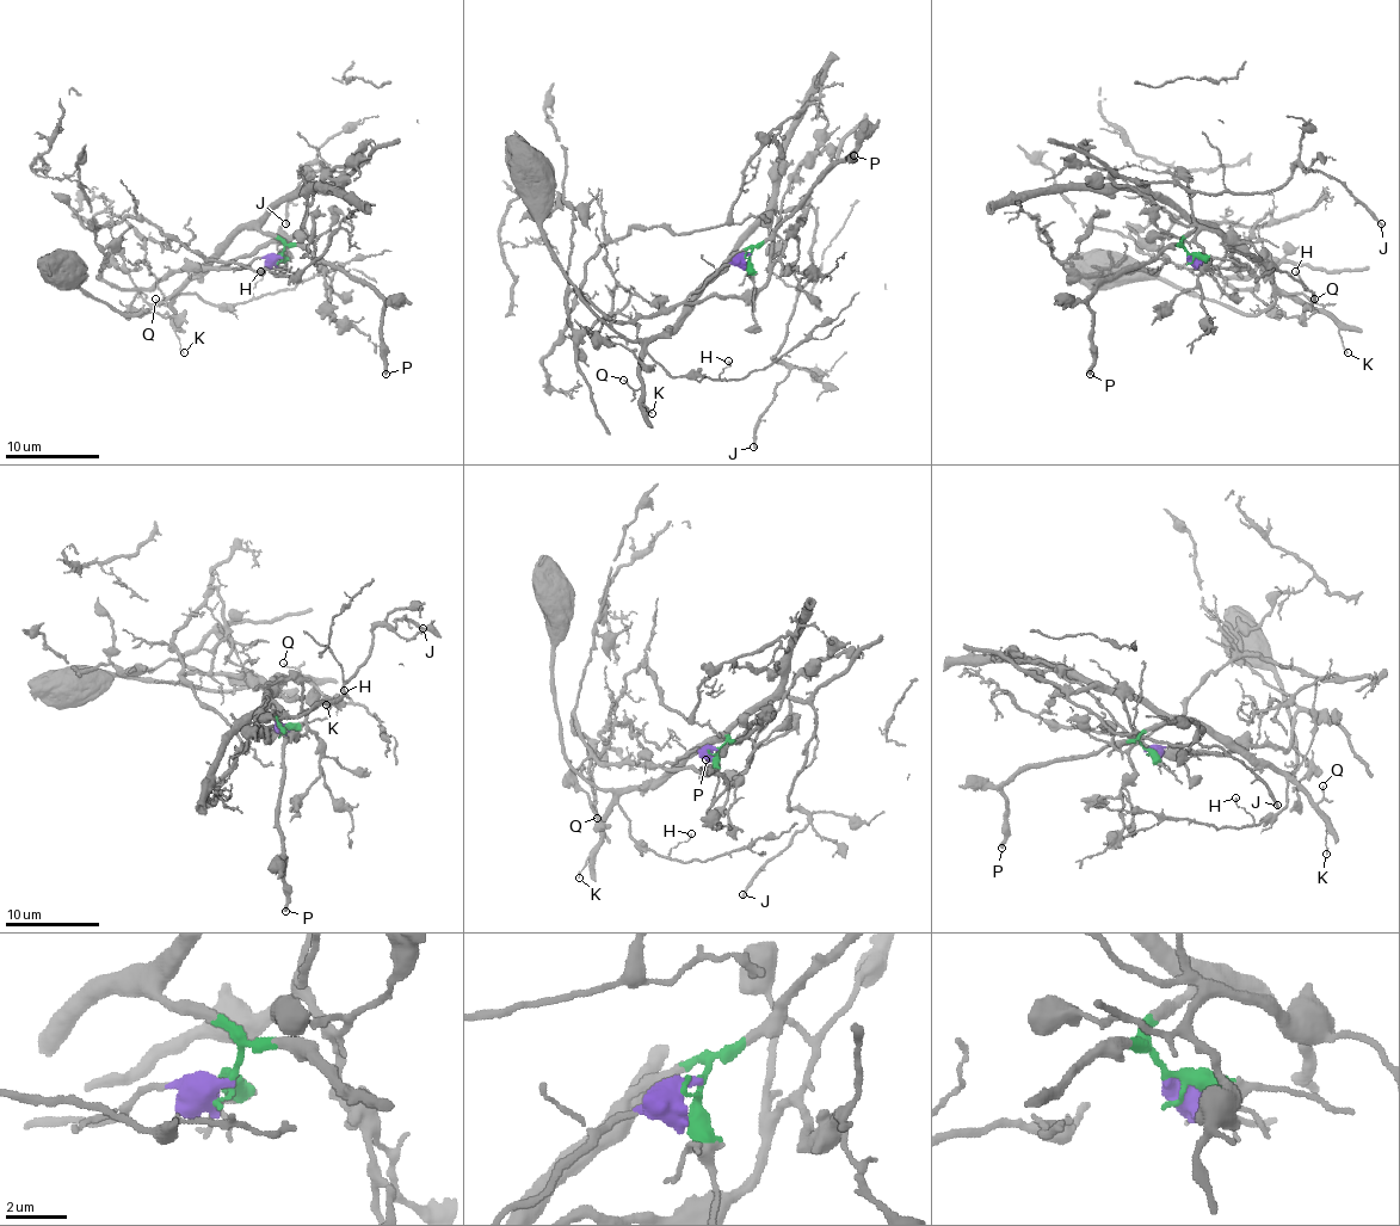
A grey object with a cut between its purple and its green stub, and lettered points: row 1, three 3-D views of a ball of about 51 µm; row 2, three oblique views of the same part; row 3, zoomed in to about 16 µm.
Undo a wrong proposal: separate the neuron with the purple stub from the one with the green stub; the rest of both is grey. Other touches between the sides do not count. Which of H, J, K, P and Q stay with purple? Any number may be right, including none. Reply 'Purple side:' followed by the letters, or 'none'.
Purple side: none

